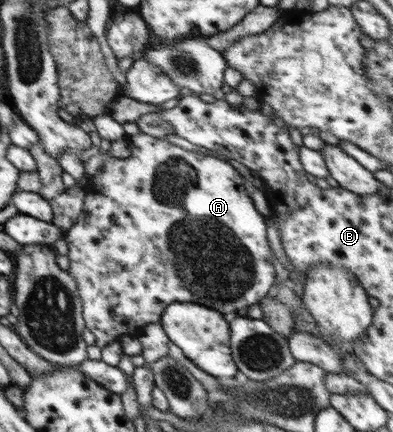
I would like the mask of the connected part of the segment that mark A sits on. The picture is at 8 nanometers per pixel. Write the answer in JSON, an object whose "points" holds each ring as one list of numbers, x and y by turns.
{"points":[[141,132,136,136,125,138,131,150,131,157,125,159,110,159,104,154,103,167,97,174,91,176,93,190,86,194,85,204,77,217,77,221,68,231,64,232,69,249,68,272,76,280,79,294,82,300,82,317,86,327,95,336,95,346,104,347,113,342,128,327,146,327,151,323,159,323,168,304,172,302,195,302,203,304,207,308,213,308,225,316,225,304,227,314,235,314,237,317,247,316,249,307,257,305,266,297,268,291,275,283,275,270,273,267,273,250,267,240,267,224,264,217,254,206,244,186,244,178,231,164,217,157,205,156,200,152,189,152,166,141,165,138,153,138]]}

